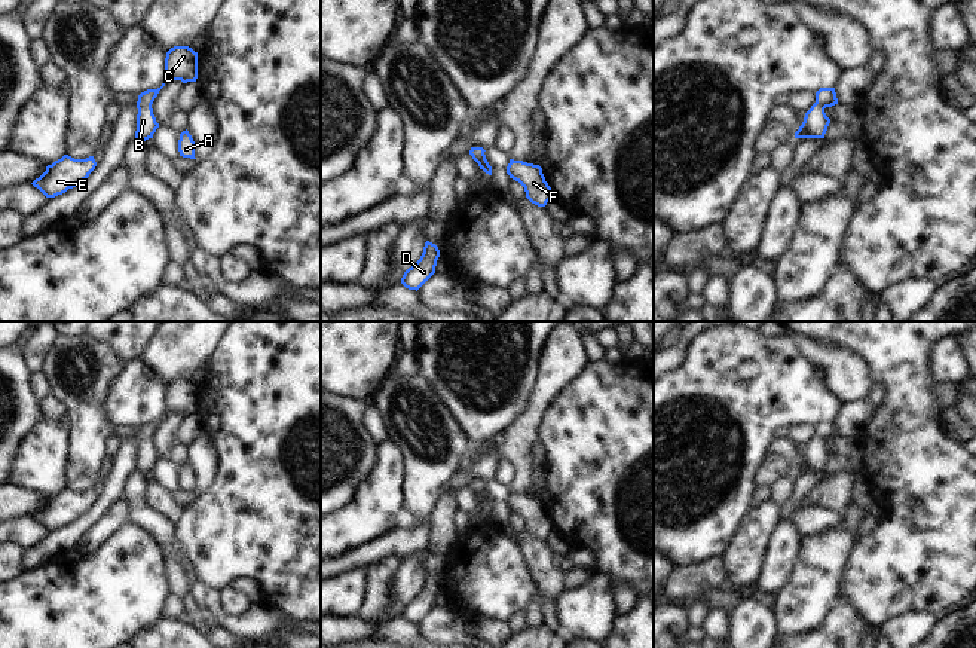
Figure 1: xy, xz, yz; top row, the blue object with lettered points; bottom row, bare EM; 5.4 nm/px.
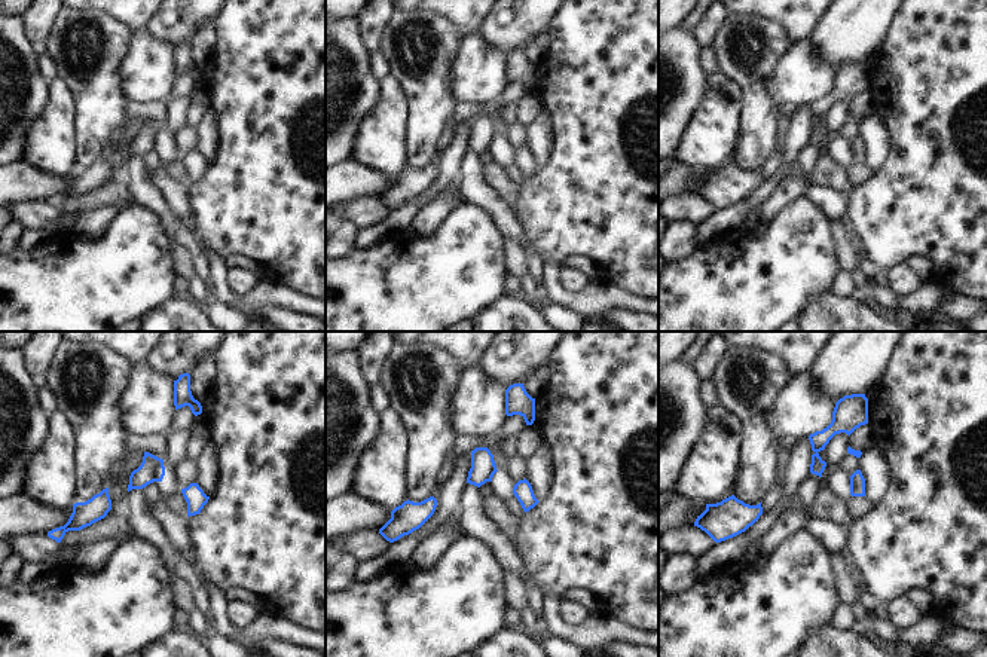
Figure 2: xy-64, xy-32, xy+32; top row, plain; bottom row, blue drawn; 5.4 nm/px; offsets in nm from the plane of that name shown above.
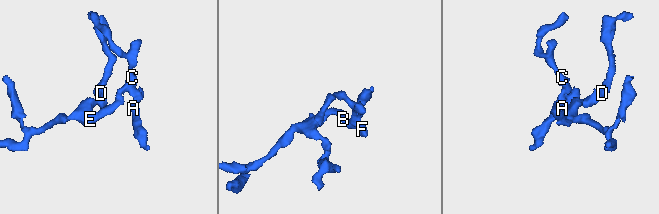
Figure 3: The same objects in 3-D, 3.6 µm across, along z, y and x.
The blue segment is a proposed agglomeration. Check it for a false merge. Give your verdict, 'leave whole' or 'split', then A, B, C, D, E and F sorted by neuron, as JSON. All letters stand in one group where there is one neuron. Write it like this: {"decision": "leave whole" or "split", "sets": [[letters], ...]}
{"decision": "leave whole", "sets": [["A", "B", "C", "D", "E", "F"]]}

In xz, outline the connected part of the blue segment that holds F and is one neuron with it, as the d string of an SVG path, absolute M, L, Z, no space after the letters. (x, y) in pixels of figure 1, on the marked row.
M510 159L507 174L524 187L526 198L532 204L545 207L551 199L551 187L545 181L539 165Z

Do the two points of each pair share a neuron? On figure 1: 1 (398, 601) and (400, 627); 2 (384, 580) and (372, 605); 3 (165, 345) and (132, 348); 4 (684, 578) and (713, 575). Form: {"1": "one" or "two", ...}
{"1": "two", "2": "one", "3": "two", "4": "one"}

